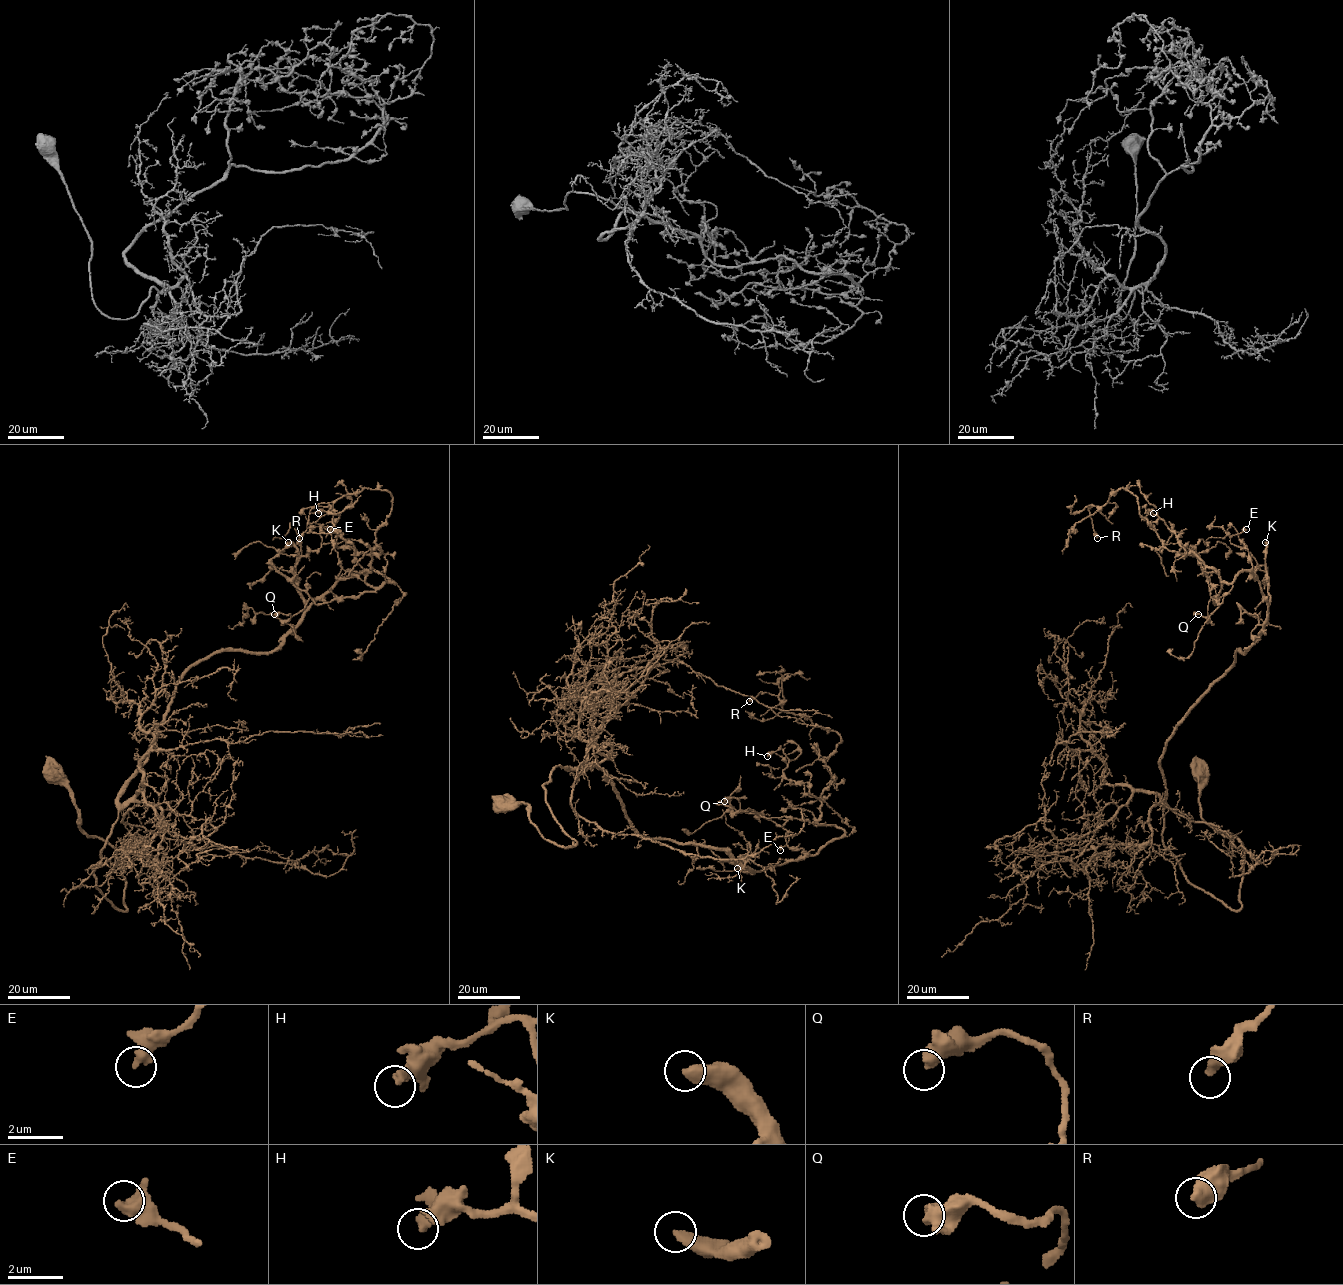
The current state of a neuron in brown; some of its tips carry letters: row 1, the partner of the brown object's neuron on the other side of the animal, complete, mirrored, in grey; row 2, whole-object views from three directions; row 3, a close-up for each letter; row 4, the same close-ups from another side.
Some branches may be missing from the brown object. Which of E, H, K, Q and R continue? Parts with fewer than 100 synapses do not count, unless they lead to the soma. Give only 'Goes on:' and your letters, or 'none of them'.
Goes on: K

